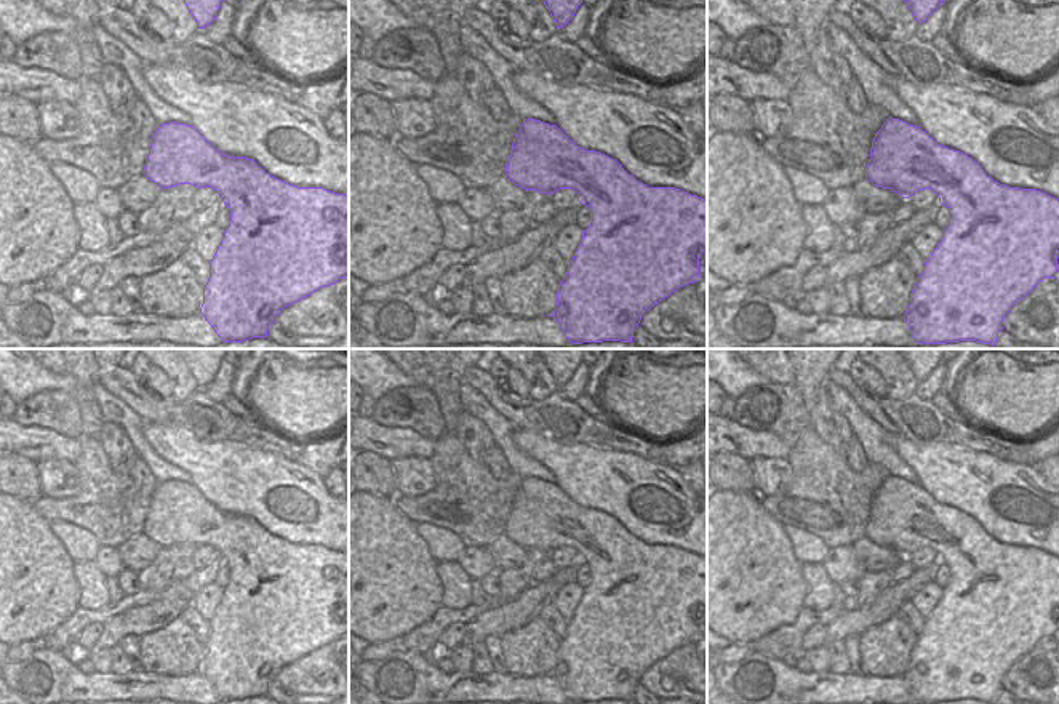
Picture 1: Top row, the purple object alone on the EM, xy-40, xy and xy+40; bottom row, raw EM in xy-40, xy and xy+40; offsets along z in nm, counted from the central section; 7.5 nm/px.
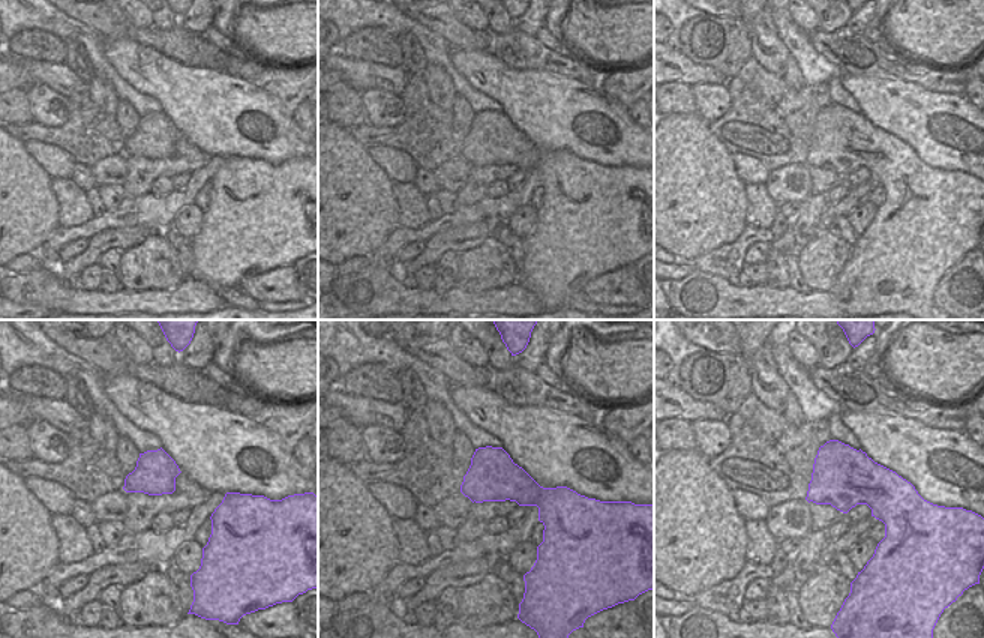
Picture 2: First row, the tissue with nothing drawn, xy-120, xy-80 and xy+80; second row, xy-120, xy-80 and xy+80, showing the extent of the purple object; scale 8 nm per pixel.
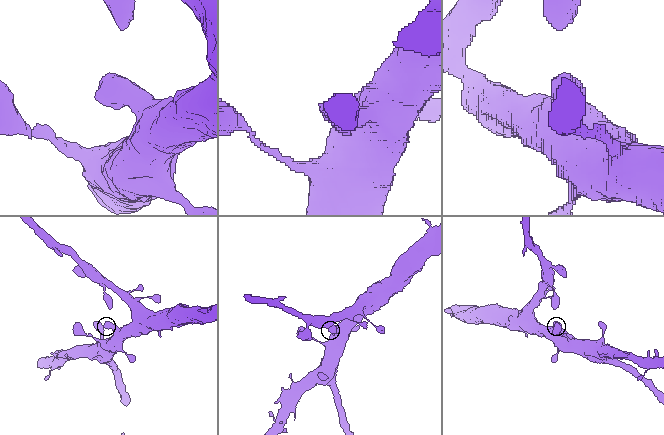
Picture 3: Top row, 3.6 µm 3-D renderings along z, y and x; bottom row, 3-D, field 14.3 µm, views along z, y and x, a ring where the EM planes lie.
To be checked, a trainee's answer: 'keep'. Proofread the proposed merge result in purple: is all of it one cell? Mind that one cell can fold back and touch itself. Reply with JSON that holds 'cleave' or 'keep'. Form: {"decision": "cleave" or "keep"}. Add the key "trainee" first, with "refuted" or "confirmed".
{"trainee": "confirmed", "decision": "keep"}

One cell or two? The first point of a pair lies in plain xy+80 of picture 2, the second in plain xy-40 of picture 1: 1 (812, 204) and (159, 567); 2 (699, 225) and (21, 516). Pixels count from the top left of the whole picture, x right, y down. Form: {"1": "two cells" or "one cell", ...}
{"1": "one cell", "2": "one cell"}

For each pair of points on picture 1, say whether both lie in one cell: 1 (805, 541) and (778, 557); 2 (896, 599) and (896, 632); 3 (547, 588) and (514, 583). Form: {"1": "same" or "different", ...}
{"1": "different", "2": "different", "3": "different"}

